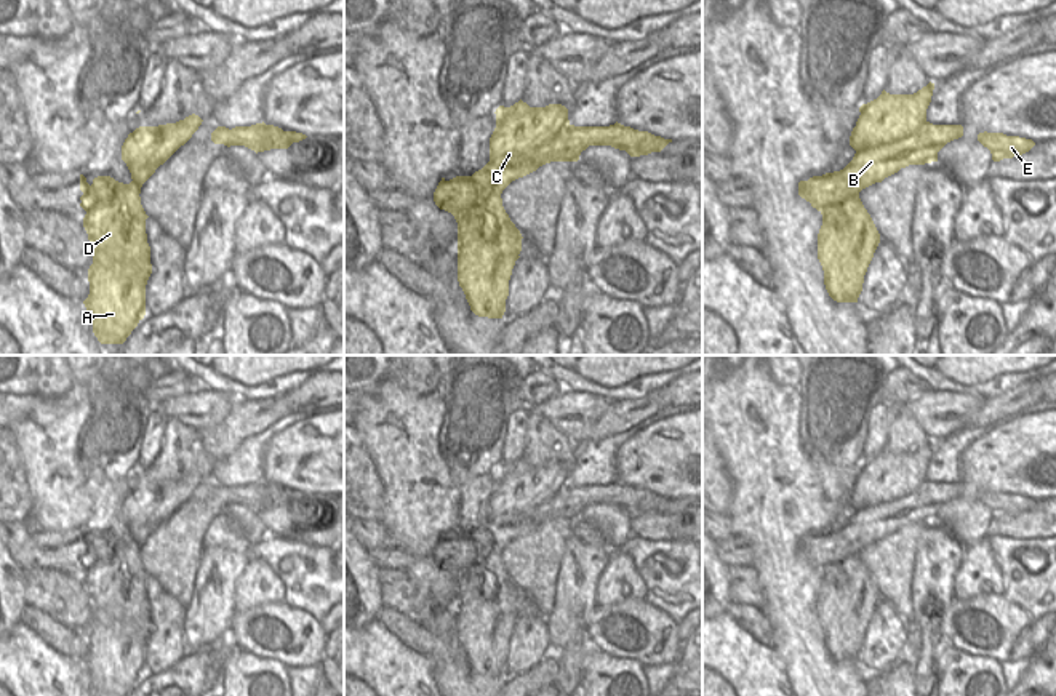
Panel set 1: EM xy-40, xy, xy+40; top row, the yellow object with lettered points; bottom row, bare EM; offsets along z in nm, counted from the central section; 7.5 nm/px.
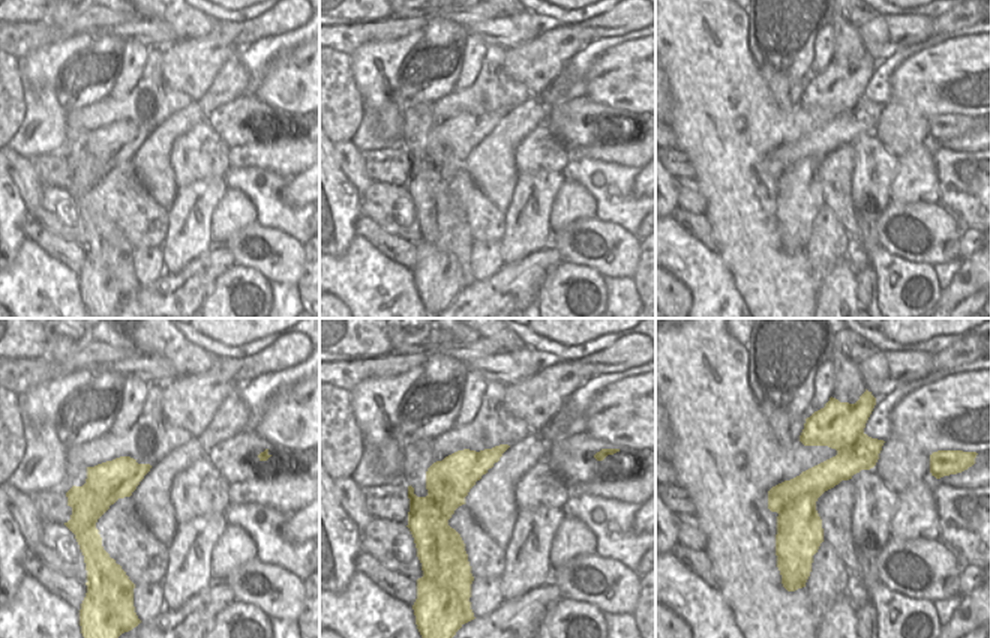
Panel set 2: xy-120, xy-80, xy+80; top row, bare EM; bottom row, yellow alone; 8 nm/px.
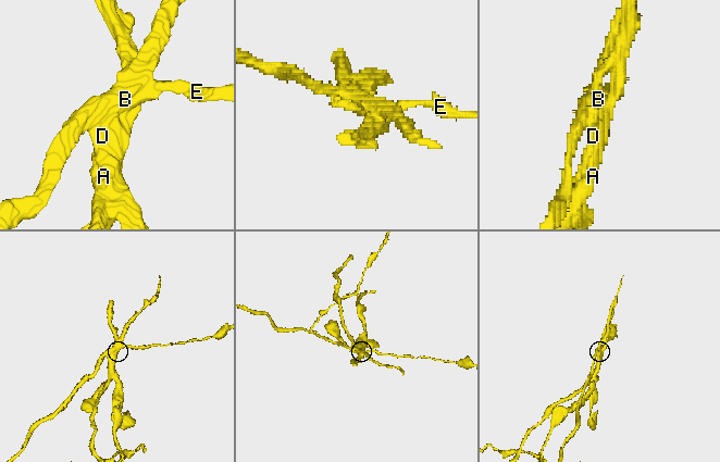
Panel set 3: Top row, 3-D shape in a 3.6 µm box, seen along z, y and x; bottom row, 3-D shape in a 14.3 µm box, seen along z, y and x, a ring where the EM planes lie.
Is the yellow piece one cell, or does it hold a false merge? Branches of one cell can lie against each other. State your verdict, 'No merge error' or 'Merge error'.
Merge error.

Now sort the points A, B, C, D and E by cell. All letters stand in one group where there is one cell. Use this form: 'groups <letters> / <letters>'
groups A B D E / C

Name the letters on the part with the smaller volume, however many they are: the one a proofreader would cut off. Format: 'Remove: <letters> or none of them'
Remove: C

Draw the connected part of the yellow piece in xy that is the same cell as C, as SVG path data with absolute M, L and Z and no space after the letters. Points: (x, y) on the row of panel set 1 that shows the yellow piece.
M522 99L510 107L496 109L496 128L490 138L490 160L523 155L552 141L570 125L562 104L530 107Z

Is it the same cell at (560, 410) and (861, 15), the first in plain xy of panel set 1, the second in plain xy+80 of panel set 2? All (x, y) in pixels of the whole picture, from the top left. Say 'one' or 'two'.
two

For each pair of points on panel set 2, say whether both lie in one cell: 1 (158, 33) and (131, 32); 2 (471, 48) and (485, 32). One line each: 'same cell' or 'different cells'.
1: same cell
2: different cells

